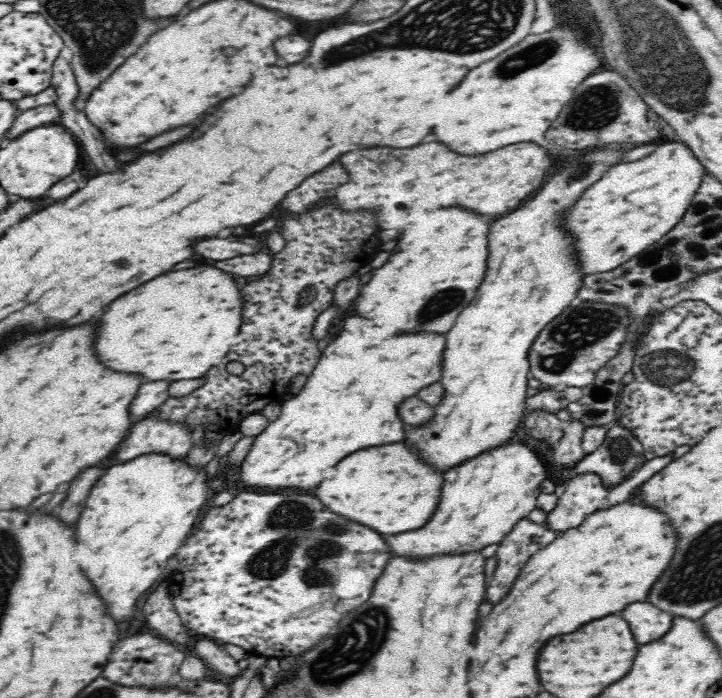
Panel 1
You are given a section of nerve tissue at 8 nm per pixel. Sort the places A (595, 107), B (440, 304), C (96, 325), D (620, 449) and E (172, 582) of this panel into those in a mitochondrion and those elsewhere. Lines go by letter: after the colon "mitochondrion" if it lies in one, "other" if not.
A: mitochondrion
B: mitochondrion
C: other
D: mitochondrion
E: other

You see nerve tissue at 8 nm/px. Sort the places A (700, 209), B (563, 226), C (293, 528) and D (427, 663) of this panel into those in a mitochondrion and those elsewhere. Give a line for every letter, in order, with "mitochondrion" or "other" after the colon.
A: other
B: other
C: mitochondrion
D: other

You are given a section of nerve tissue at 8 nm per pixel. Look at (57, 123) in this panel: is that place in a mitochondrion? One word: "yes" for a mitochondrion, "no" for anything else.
no

